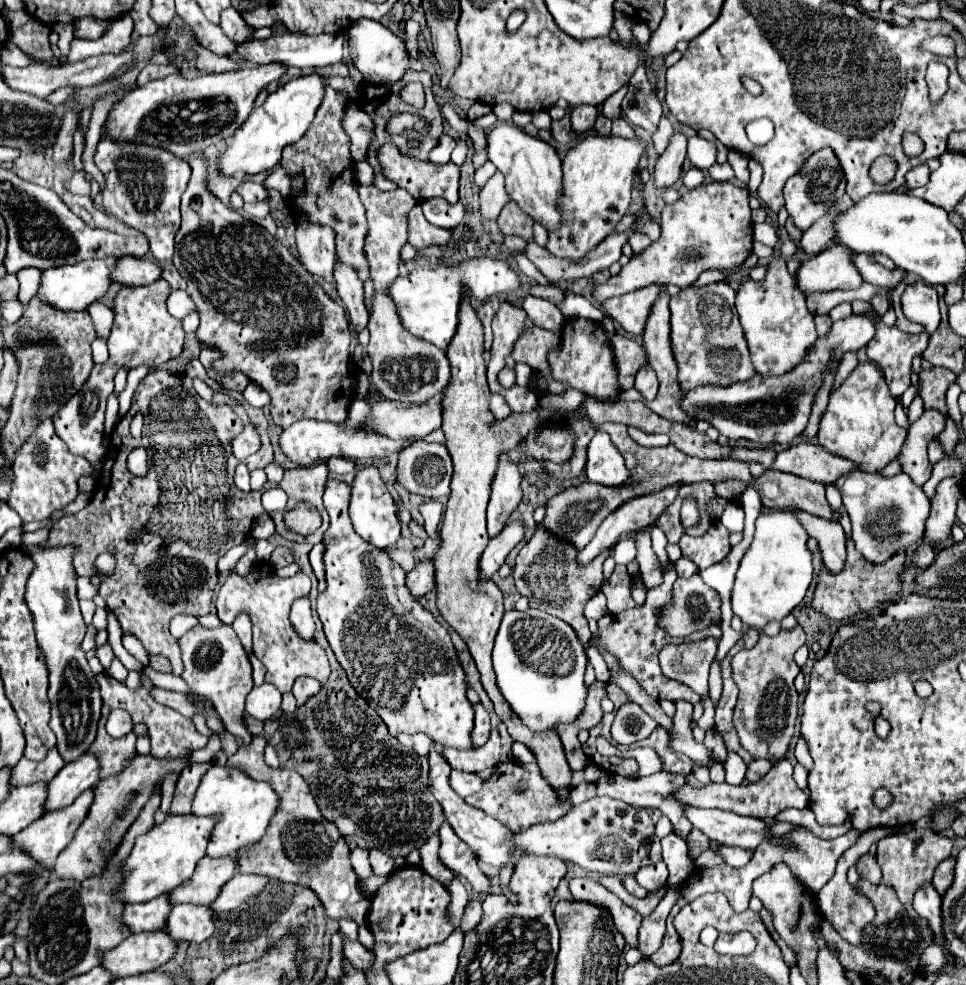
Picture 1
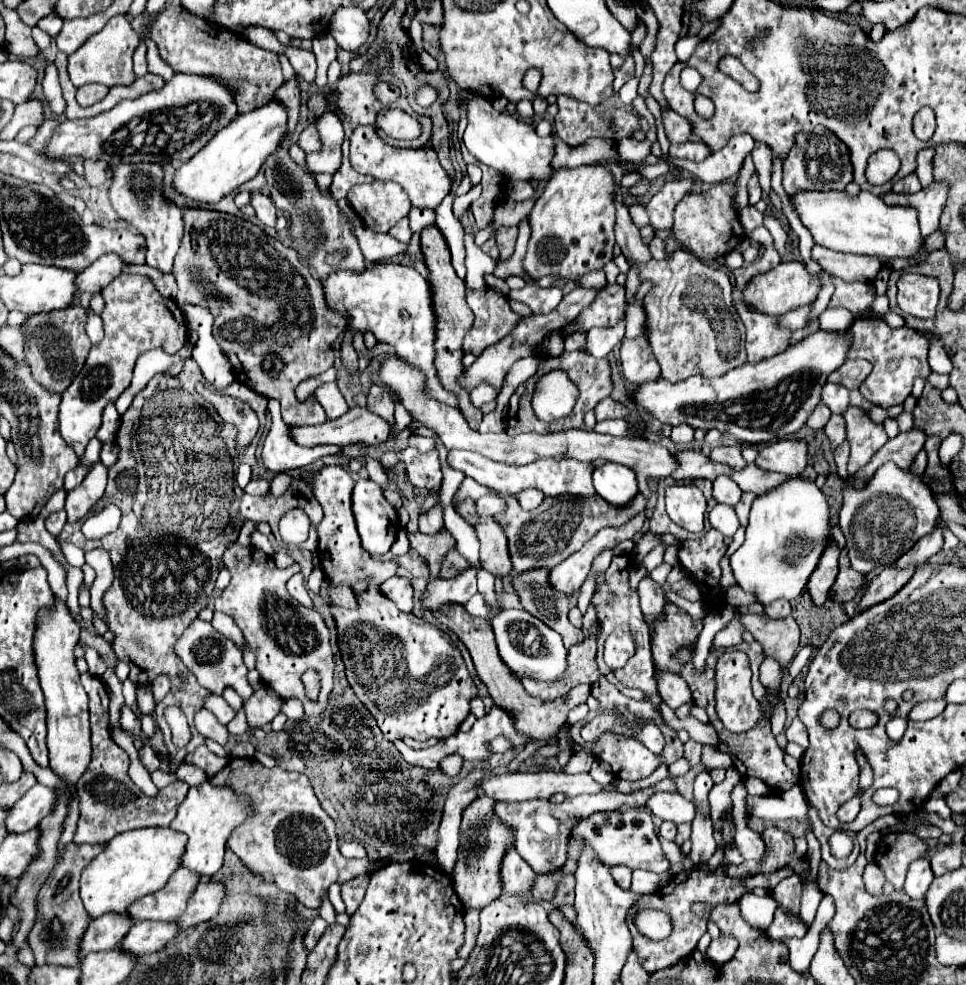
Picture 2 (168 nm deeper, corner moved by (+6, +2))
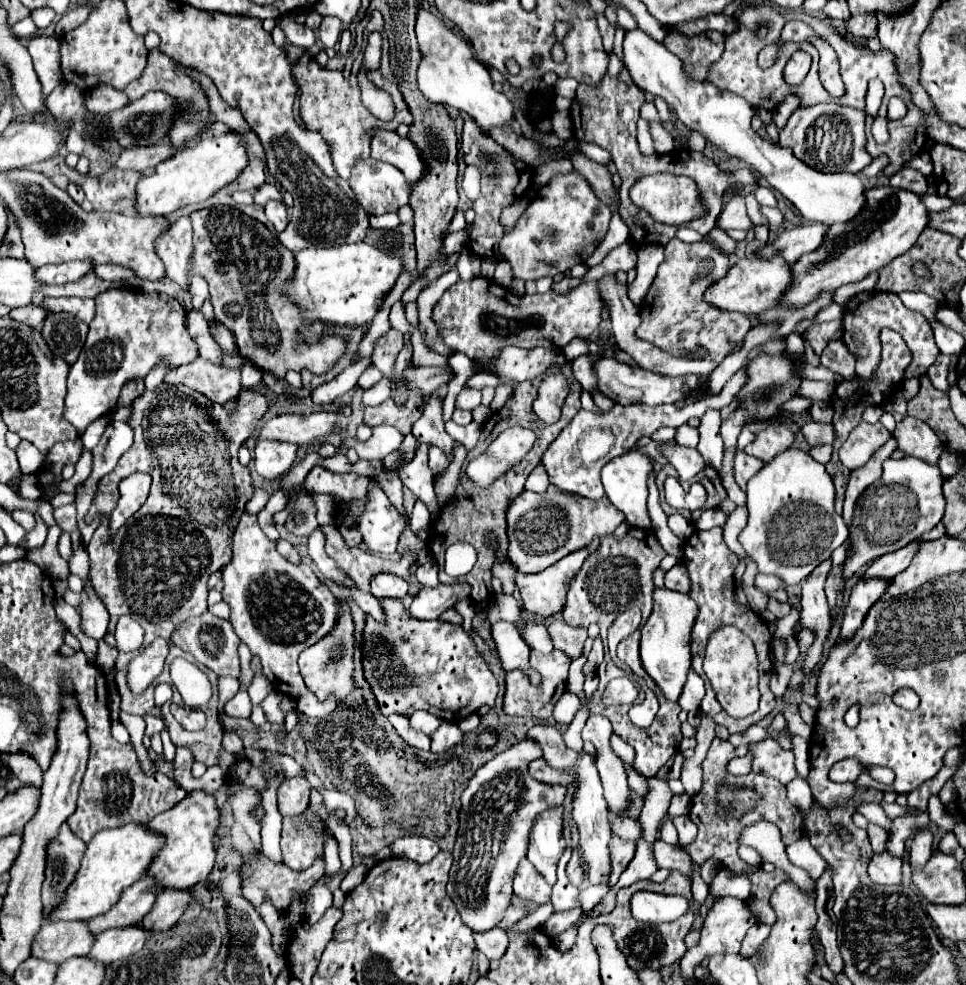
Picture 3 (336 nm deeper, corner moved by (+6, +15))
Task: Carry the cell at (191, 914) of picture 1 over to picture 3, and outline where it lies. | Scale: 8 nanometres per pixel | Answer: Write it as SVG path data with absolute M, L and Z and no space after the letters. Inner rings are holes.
M139 925L125 927L125 929L107 929L95 937L95 943L87 957L103 965L111 965L119 959L137 953L149 937L151 933L141 929Z

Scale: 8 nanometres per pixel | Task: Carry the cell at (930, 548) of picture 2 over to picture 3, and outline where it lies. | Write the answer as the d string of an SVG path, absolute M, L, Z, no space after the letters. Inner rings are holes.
M911 543L895 553L887 553L883 557L879 557L865 573L863 573L863 579L893 579L895 575L899 575L901 571L905 571L917 551L917 543Z

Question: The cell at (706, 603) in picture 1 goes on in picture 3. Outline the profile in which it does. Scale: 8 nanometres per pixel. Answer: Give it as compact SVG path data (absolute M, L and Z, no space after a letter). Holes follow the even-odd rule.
M677 563L671 571L665 573L665 587L671 591L679 591L679 593L689 593L691 589L691 579L687 573L687 567L683 563Z

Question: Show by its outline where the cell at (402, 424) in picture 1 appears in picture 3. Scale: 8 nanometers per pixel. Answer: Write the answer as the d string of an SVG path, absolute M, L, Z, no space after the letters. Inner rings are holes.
M317 411L311 415L277 415L263 423L257 441L269 439L269 441L287 441L295 445L305 445L315 439L325 439L333 425L335 425L337 413Z

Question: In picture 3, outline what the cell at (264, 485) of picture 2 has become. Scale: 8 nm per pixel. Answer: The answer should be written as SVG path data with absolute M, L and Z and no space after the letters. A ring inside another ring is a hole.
M255 489L253 499L247 503L247 513L259 513L265 507L267 499L269 499L269 495L263 489Z

